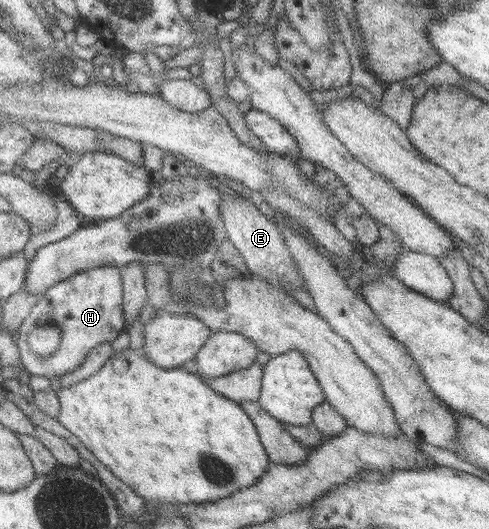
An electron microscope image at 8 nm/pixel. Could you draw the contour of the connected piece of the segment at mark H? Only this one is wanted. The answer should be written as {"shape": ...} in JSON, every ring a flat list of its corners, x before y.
{"shape":[[107,266,107,267,99,267,92,270,86,270,85,272,80,272,61,283,58,283,55,287,51,288,46,294,43,295,41,301,39,301,39,305,36,305,35,309,31,316,25,320,24,326,20,329,20,338,18,341,20,342,22,359,24,365,31,373,31,375,43,376,46,378,59,377,60,379,69,375,69,373,73,373,80,369,85,361,89,359,89,353,92,353,99,345,105,345,105,343,113,343,121,333,127,331,127,320,125,315,125,300,126,300,126,291,124,284,124,269,117,266]]}

